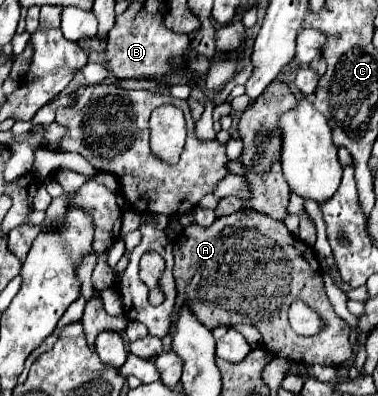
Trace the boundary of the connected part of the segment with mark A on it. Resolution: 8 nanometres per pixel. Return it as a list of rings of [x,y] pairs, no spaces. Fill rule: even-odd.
[[[241,210],[225,218],[217,218],[209,228],[191,224],[175,240],[175,268],[179,294],[185,296],[195,316],[209,328],[237,324],[255,326],[261,332],[263,346],[273,356],[303,362],[307,366],[341,366],[353,358],[349,342],[351,328],[341,320],[325,294],[323,274],[315,250],[295,238],[283,222]],[[293,300],[303,300],[323,320],[323,330],[311,338],[295,334],[289,326],[287,310]]]

